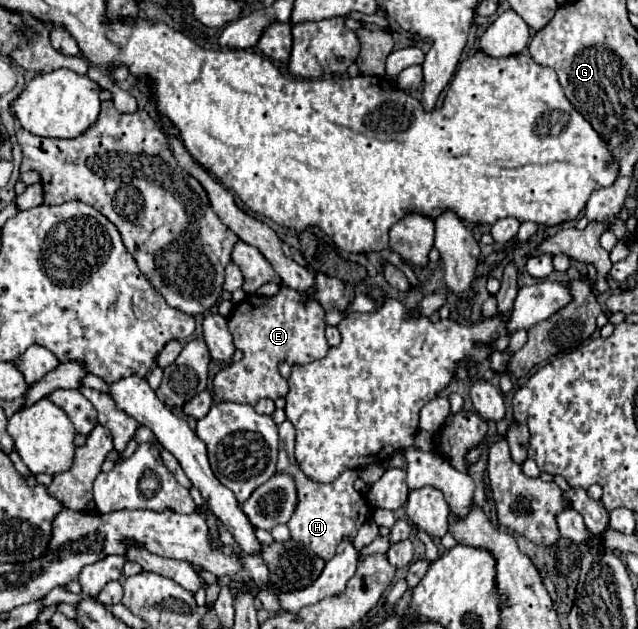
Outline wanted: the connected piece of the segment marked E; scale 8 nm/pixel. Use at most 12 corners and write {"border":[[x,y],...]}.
{"border":[[280,287],[246,295],[228,329],[242,359],[212,379],[220,401],[289,391],[278,365],[328,353],[324,309]]}

